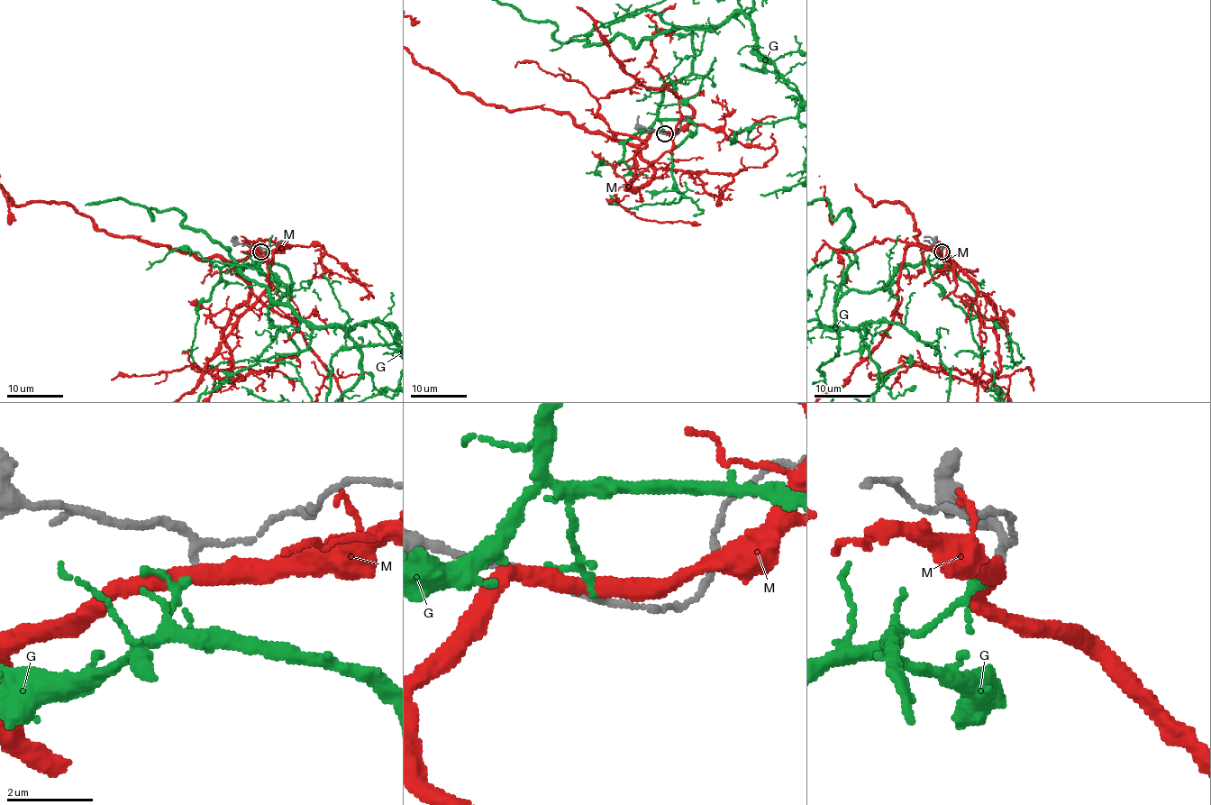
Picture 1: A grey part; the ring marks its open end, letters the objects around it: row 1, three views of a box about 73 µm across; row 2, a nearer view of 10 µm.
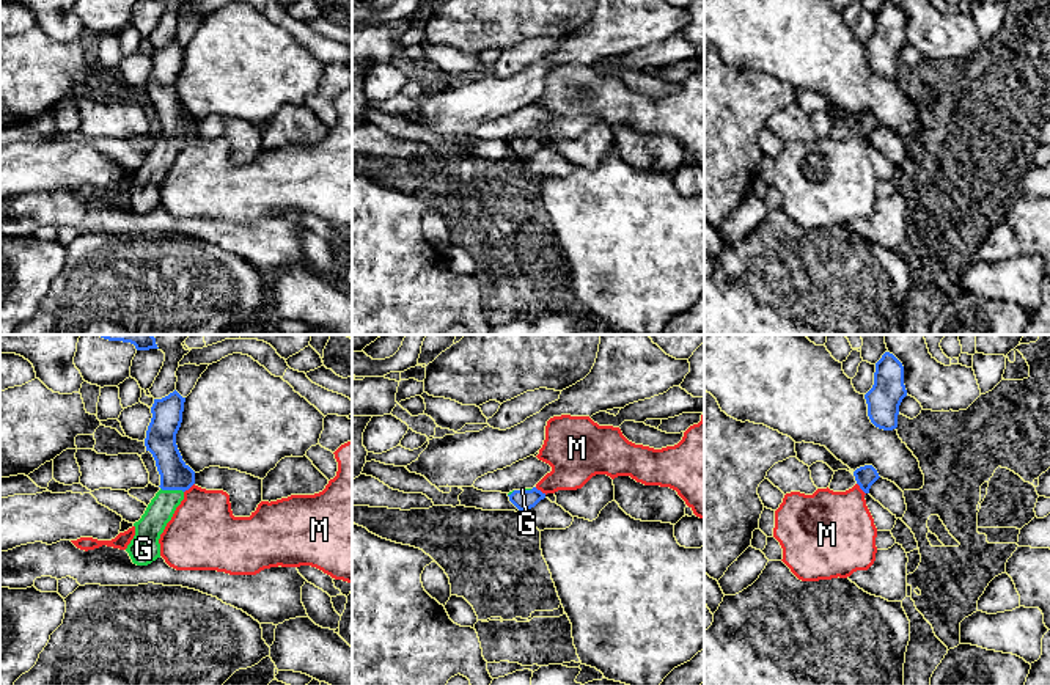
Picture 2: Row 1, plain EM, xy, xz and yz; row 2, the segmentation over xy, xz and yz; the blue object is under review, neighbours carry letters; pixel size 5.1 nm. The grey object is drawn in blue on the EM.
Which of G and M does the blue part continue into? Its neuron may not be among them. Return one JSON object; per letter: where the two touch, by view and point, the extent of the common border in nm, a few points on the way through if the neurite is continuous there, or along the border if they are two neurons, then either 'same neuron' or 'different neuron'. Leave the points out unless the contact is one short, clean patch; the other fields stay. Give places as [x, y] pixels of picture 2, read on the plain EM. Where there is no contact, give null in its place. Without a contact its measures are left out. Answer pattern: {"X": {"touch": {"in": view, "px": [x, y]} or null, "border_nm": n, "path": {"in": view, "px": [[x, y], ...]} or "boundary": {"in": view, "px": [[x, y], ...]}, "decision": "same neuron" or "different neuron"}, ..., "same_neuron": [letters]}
{"G": {"touch": {"in": "xy", "px": [172, 137]}, "border_nm": 120, "path": {"in": "xy", "px": [[161, 90], [172, 117], [172, 137], [161, 157]]}, "decision": "same neuron"}, "M": {"touch": {"in": "xy", "px": [189, 135]}, "border_nm": 80, "boundary": {"in": "xy", "px": [[194, 131], [184, 140]]}, "decision": "different neuron"}, "same_neuron": ["G"]}

